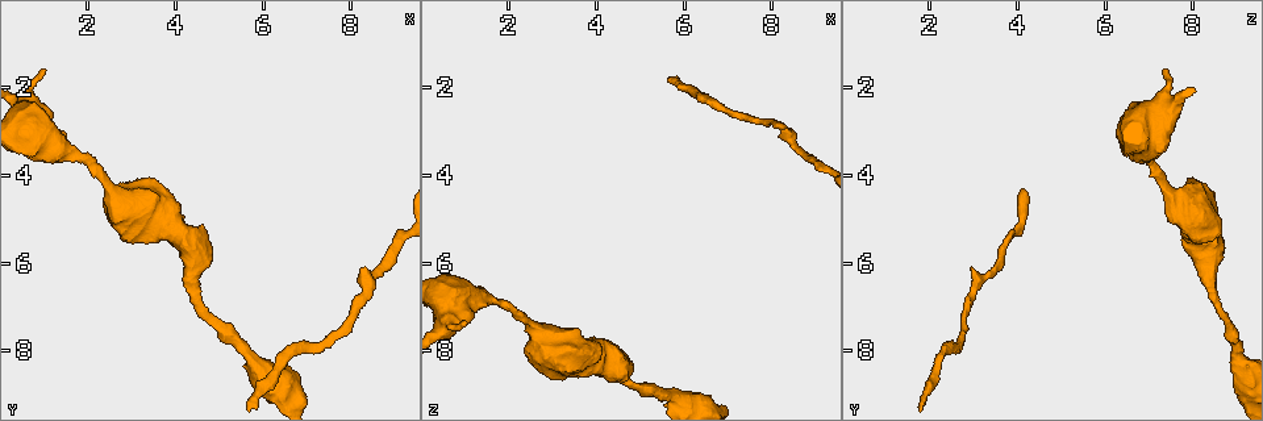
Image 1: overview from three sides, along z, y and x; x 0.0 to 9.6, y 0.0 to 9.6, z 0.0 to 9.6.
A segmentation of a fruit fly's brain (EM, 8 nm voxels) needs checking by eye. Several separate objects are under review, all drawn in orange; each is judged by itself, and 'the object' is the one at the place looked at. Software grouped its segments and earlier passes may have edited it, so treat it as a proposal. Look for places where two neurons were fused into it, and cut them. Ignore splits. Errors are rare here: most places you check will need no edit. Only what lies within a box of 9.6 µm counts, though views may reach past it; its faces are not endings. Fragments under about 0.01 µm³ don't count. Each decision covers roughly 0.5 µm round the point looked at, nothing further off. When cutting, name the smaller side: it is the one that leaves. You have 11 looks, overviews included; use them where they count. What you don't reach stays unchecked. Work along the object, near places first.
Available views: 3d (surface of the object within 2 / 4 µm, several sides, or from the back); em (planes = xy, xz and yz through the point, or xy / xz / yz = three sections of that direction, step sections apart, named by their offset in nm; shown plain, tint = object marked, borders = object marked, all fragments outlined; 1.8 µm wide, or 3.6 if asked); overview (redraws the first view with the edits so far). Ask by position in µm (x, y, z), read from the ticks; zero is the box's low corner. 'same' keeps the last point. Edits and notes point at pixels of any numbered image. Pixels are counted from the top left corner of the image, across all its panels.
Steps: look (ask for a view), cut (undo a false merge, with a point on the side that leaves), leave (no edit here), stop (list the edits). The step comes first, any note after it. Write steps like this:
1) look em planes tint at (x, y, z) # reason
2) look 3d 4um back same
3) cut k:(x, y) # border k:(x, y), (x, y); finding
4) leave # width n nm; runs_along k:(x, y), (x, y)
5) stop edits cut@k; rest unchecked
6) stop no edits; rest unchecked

look em 3.6um yz step 8 tint at (2.75, 4.55, 7.65) # calibre changes

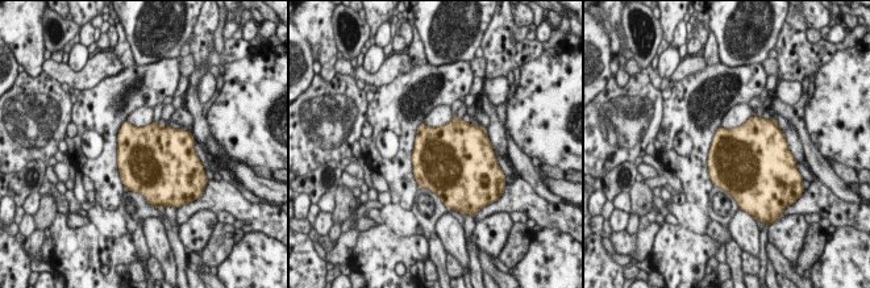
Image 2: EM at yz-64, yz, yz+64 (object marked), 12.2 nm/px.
look em 3.6um planes tint same # cut it another way

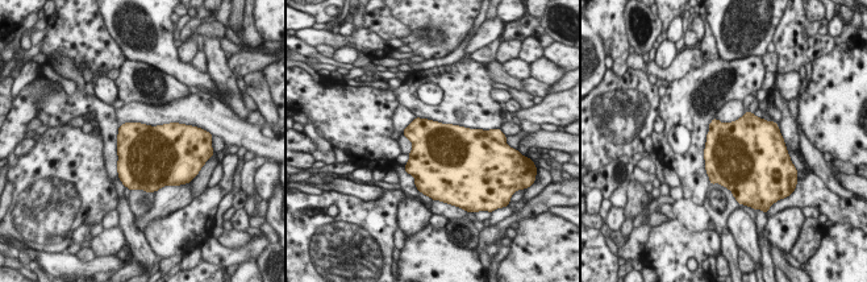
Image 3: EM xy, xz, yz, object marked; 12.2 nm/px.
leave # width 650 nm; one neuron here

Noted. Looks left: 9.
look em planes plain at (4.35, 6.35, 8.30) # calibre changes

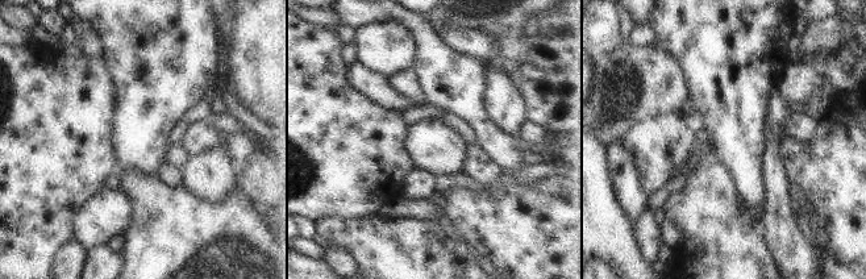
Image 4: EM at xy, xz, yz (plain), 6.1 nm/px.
look em planes tint same # where the object lies

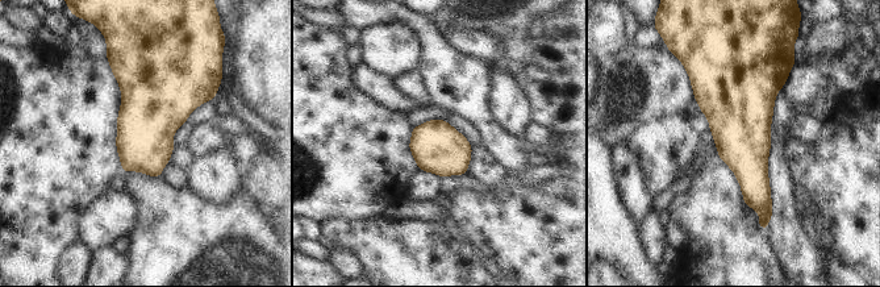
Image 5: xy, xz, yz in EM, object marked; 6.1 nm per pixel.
leave # one neuron here

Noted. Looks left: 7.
look 3d 4um back at (5.90, 8.35, 9.20)

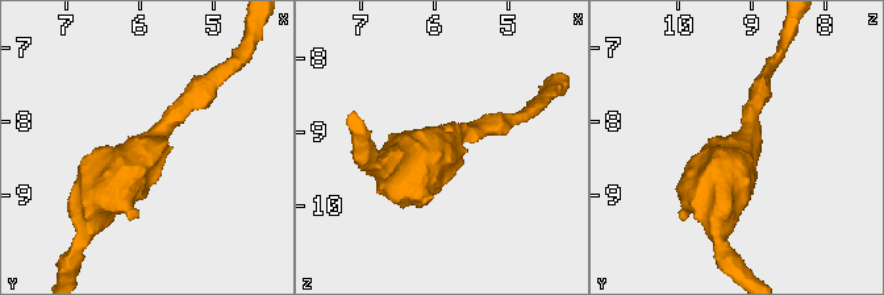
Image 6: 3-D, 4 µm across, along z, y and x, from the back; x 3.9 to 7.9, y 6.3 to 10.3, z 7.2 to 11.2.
look em 3.6um planes tint at (5.90, 8.40, 9.10) # shape alone is not enough

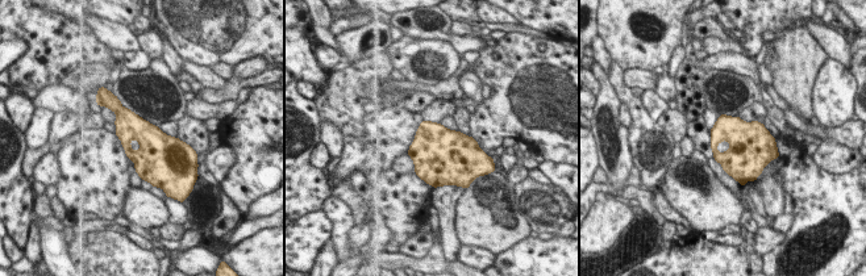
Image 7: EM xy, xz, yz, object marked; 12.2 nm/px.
leave # width 500 nm; all the same neuron

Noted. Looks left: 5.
look 3d 4um at (0.65, 2.65, 7.15) # thick turns thin

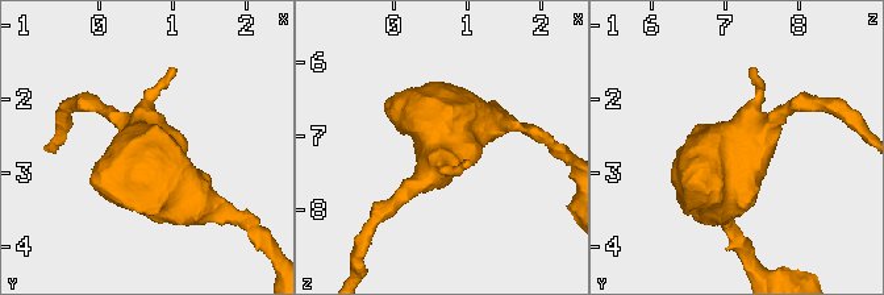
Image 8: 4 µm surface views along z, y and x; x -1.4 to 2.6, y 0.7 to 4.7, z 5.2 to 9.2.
look em yz step 4 tint at (0.65, 2.70, 7.15)

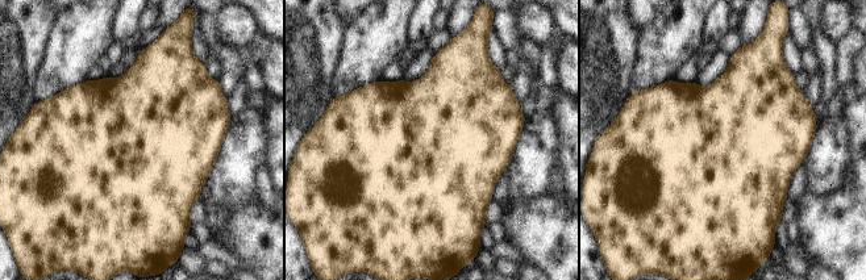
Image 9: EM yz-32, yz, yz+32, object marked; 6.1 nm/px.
look em xz step 8 borders same # another direction

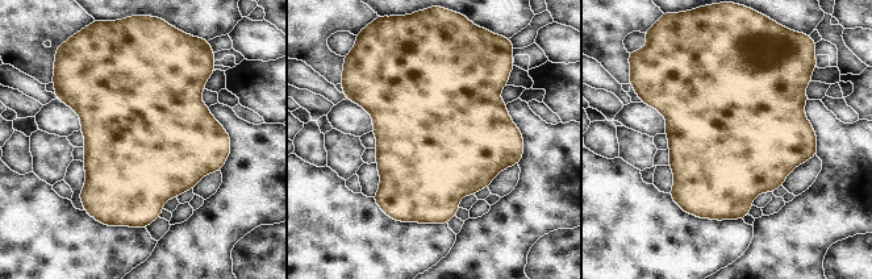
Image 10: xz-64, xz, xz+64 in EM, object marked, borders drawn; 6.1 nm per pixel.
leave # continuous, no second neuron

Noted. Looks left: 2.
stop no edits; rest unchecked

